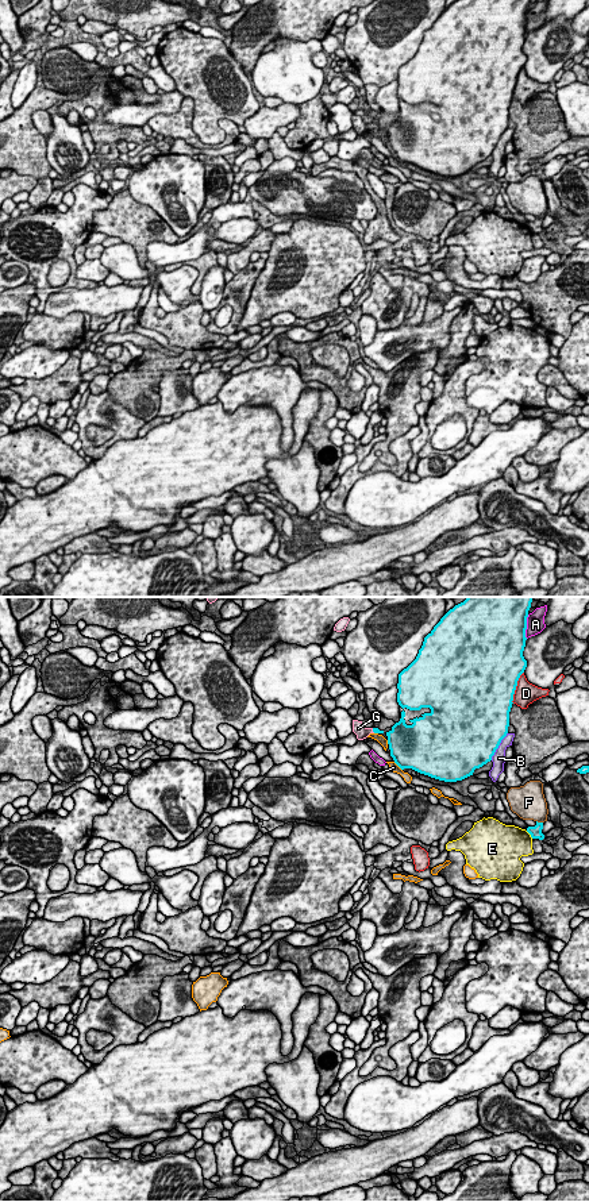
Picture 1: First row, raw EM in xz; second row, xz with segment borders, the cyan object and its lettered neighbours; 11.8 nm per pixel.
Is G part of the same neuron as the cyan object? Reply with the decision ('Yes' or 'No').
Yes

